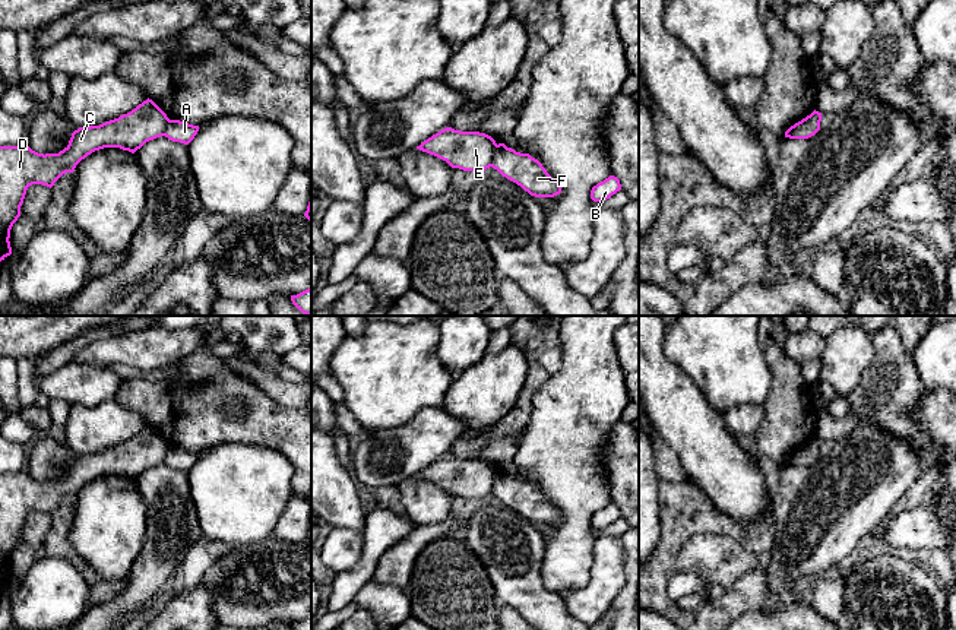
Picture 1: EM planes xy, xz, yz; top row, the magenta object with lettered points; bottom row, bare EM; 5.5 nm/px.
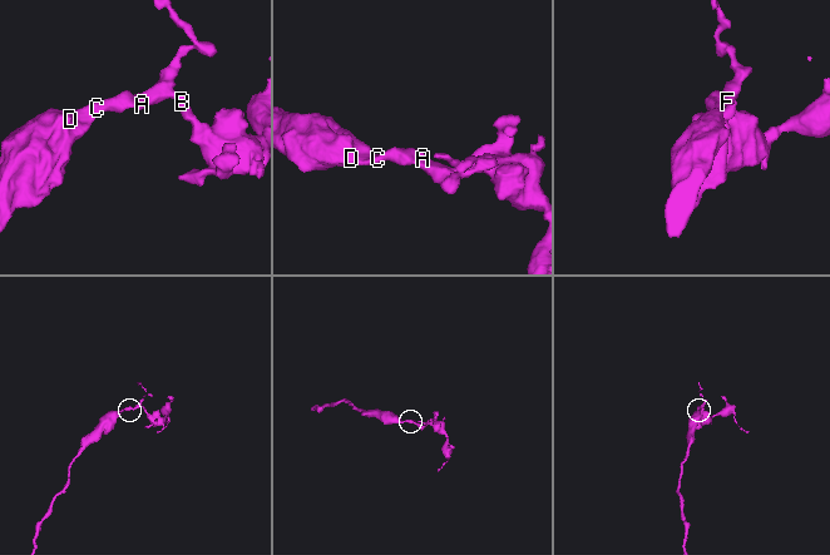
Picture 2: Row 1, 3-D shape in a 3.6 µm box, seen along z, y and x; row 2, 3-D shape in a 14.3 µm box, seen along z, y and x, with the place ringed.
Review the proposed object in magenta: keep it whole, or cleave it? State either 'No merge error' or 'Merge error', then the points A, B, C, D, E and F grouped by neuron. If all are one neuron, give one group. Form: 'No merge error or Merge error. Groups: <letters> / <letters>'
Merge error. Groups: A B F / C D E

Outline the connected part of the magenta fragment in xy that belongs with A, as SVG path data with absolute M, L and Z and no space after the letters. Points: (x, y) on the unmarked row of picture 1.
M170 447L164 463L172 469L189 472L199 459L199 453L193 453L180 447Z

